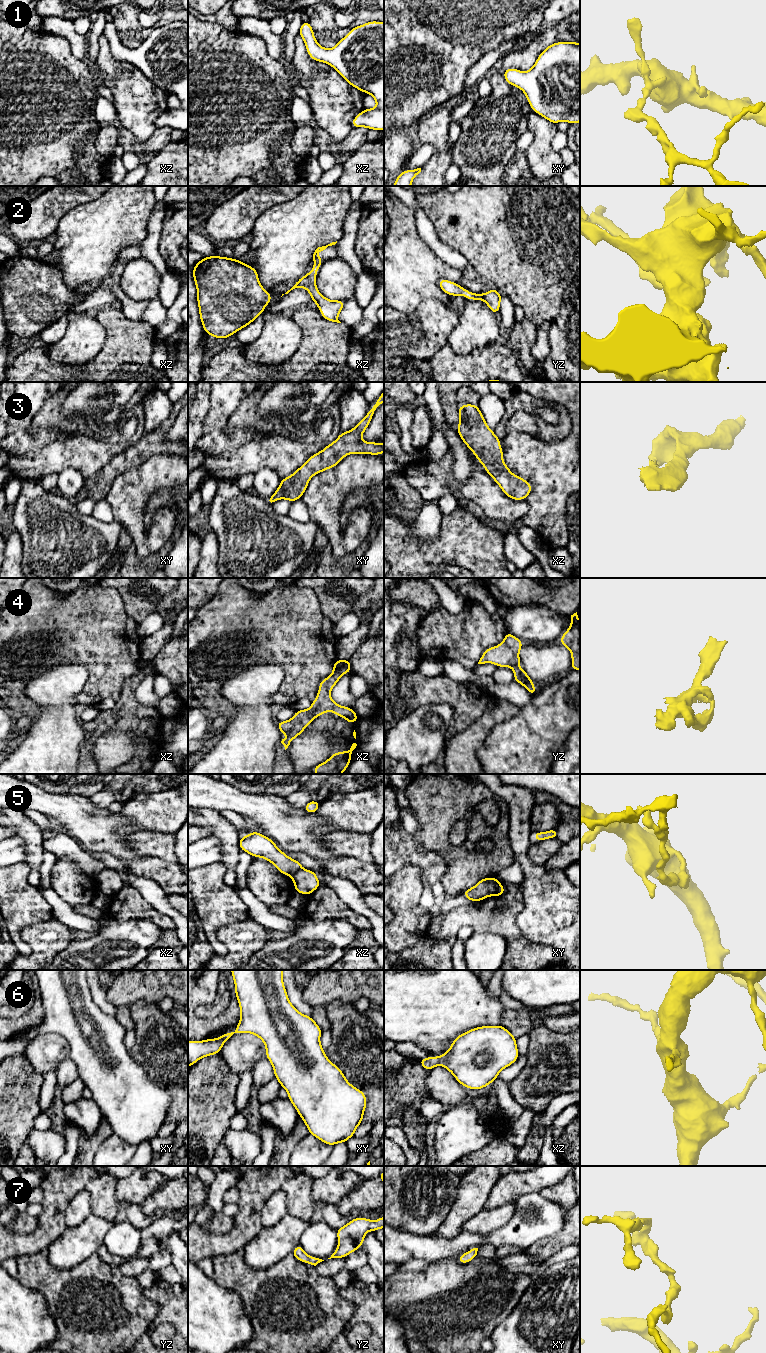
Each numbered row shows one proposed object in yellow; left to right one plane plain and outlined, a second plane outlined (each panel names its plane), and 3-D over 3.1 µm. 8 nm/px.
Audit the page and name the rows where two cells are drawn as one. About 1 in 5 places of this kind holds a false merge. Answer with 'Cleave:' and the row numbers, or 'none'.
Cleave: 5

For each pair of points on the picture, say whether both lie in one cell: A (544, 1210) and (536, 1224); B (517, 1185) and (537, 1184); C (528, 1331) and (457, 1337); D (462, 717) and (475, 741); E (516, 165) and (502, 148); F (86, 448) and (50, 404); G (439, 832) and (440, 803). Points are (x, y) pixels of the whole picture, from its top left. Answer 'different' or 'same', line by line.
A: same
B: same
C: different
D: different
E: different
F: different
G: same

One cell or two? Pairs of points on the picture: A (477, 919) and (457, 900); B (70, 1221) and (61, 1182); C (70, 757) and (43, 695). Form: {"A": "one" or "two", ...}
{"A": "two", "B": "two", "C": "one"}

